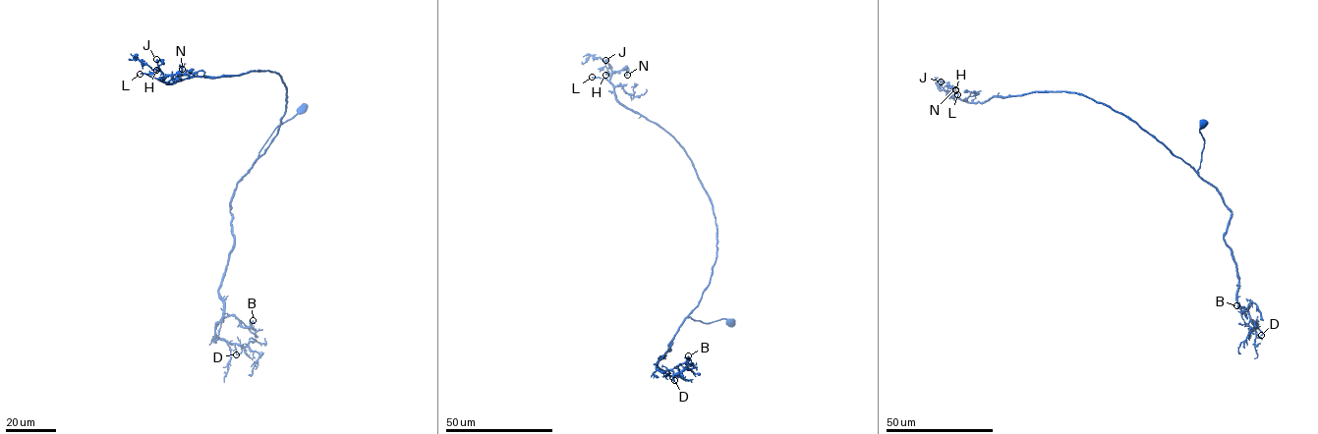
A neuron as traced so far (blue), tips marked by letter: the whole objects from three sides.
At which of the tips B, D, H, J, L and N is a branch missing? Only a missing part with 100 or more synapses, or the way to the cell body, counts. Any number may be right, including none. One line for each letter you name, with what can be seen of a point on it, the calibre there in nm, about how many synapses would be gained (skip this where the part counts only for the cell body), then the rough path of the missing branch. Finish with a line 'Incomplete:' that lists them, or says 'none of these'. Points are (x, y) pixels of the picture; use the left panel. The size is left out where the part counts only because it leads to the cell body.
L: place (140, 74); calibre 200 nm; 100 synapses; course (140, 74), (128, 75), (112, 71)
Incomplete: L

